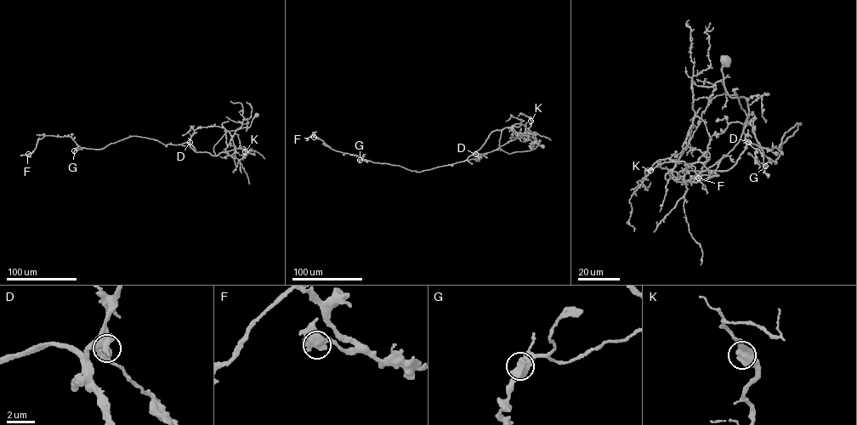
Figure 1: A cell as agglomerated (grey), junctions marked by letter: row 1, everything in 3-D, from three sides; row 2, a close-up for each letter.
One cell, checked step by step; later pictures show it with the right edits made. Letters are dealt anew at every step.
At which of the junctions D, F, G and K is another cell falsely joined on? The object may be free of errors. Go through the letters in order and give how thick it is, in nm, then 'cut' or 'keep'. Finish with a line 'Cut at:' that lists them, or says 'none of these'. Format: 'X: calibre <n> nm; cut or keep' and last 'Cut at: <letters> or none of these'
D: calibre 600 nm; keep
F: calibre 600 nm; keep
G: calibre 650 nm; keep
K: calibre 600 nm; keep
Cut at: none of these

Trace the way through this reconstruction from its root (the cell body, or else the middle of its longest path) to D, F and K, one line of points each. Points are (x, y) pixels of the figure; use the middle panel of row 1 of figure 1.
D: (542, 145), (508, 153), (498, 145), (502, 130), (496, 130), (475, 154)
F: (542, 145), (508, 153), (498, 145), (502, 130), (496, 130), (466, 160), (417, 172), (335, 150), (314, 137)
K: (542, 145), (510, 154), (500, 147), (502, 129), (519, 123), (528, 128), (530, 121)

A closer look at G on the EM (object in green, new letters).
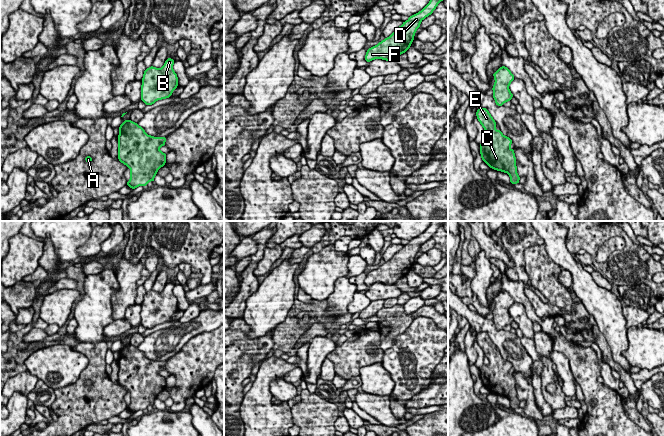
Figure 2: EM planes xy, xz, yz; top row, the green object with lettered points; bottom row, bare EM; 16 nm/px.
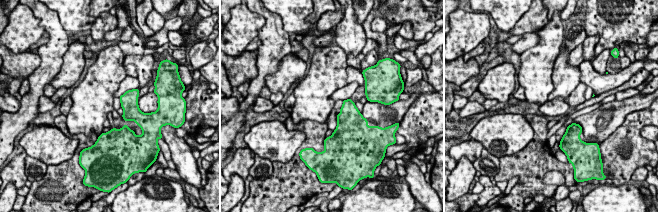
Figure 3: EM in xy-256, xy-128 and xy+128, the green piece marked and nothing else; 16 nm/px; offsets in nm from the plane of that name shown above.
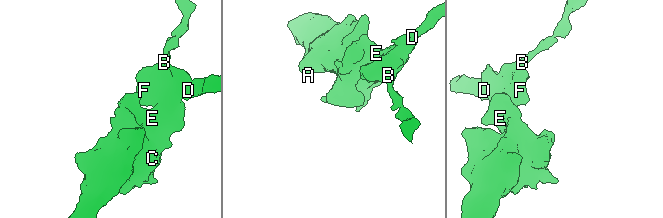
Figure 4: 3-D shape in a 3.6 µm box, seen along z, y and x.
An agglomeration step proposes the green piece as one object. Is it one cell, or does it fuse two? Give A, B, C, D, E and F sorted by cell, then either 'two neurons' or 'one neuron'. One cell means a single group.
A B C D E F | one neuron

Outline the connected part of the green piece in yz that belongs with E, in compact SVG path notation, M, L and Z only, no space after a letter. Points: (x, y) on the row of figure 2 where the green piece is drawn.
M477 109L476 116L489 135L488 141L480 144L482 160L492 169L502 171L510 176L511 184L518 184L520 177L517 174L516 158L514 150L510 148L512 139L496 130L496 122L490 115L488 109Z

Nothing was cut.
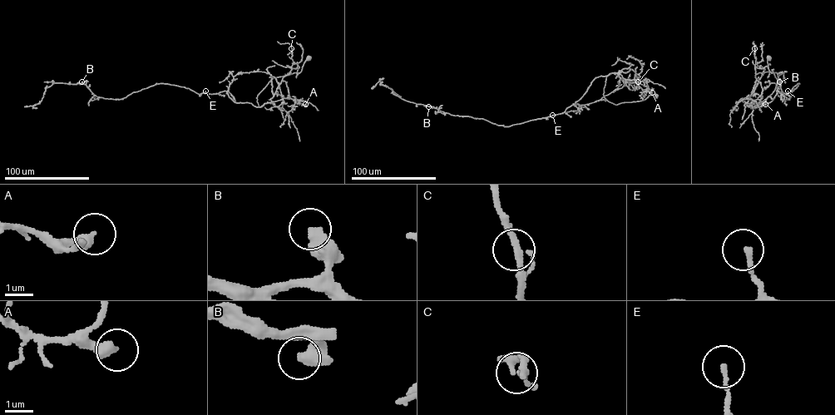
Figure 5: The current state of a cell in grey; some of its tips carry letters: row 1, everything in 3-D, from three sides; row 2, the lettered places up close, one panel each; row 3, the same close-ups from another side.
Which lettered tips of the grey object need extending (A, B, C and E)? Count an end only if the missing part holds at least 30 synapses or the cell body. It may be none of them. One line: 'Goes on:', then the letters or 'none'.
Goes on: B

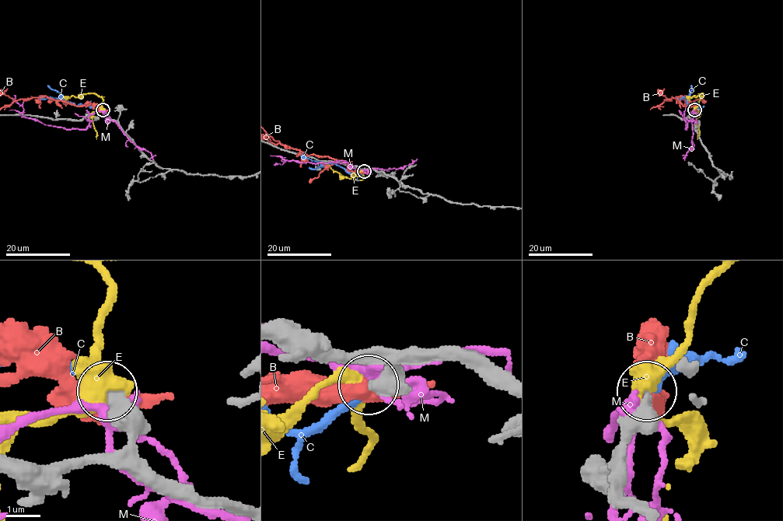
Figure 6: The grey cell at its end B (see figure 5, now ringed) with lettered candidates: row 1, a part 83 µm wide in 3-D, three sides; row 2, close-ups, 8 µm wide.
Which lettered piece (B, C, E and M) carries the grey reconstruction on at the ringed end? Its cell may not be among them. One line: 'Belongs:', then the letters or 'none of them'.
Belongs: C

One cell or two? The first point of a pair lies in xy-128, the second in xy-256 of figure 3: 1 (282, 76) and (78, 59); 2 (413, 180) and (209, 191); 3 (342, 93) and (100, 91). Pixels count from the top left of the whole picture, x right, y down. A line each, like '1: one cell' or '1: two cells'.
1: one cell
2: two cells
3: two cells

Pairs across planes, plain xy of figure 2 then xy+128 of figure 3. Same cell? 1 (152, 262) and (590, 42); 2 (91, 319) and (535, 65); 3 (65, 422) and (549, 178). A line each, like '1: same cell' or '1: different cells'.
1: same cell
2: same cell
3: different cells

